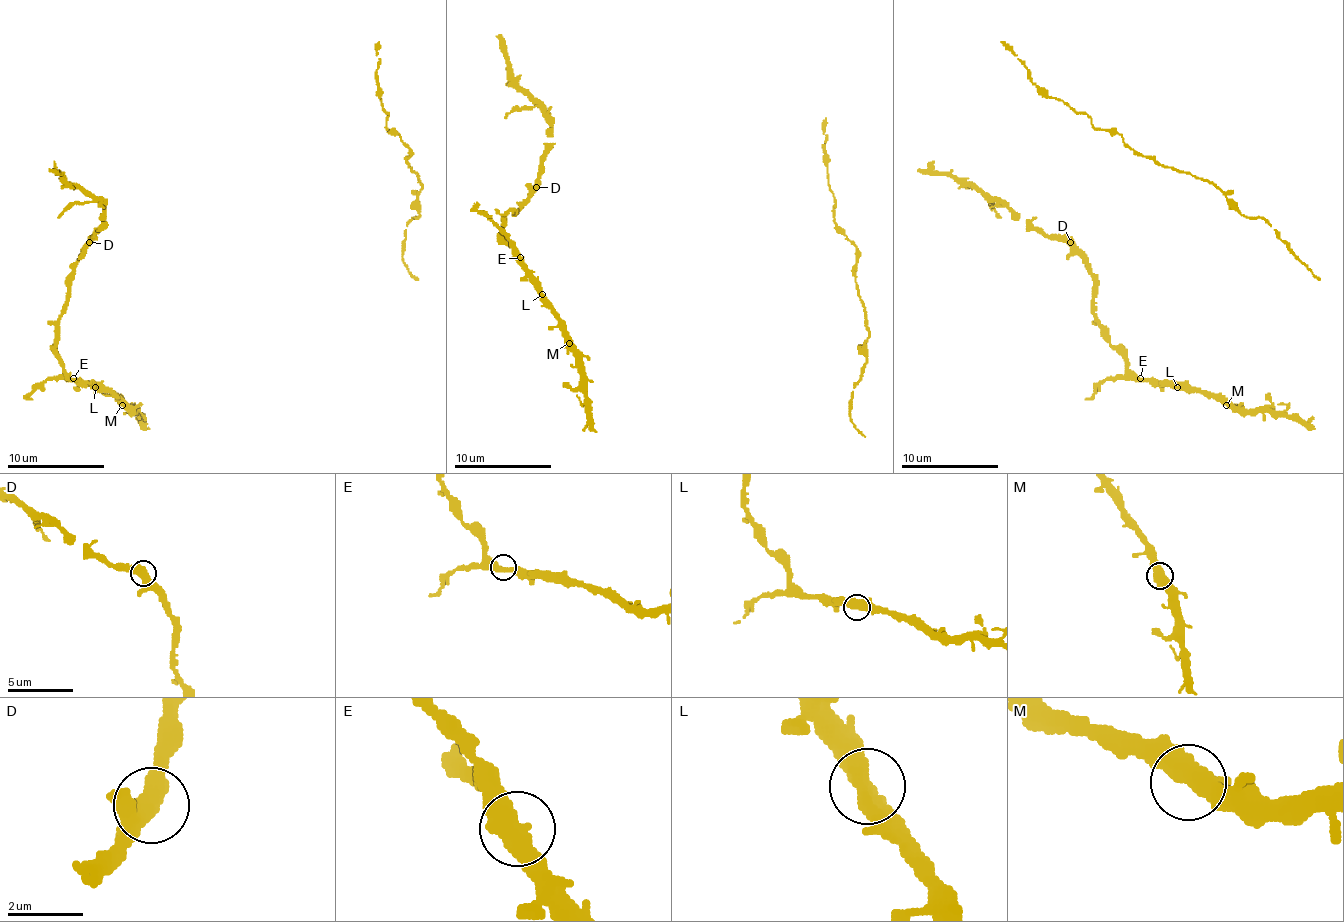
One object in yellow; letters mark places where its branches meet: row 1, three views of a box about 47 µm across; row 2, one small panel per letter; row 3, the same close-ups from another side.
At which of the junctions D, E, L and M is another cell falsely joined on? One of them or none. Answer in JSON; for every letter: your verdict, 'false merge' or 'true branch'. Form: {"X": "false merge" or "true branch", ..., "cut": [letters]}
{"D": "true branch", "E": "true branch", "L": "true branch", "M": "true branch", "cut": []}

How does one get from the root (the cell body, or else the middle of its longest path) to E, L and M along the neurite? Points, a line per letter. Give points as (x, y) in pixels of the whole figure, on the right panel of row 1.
E: (1001, 199), (1018, 219), (1060, 236), (1082, 258), (1094, 282), (1094, 314), (1101, 334), (1140, 378)
L: (1001, 199), (1018, 219), (1060, 236), (1082, 258), (1094, 282), (1101, 334), (1126, 366), (1138, 378), (1177, 387)
M: (1001, 199), (1018, 219), (1060, 236), (1082, 258), (1094, 282), (1101, 334), (1138, 378), (1182, 383), (1226, 405)

